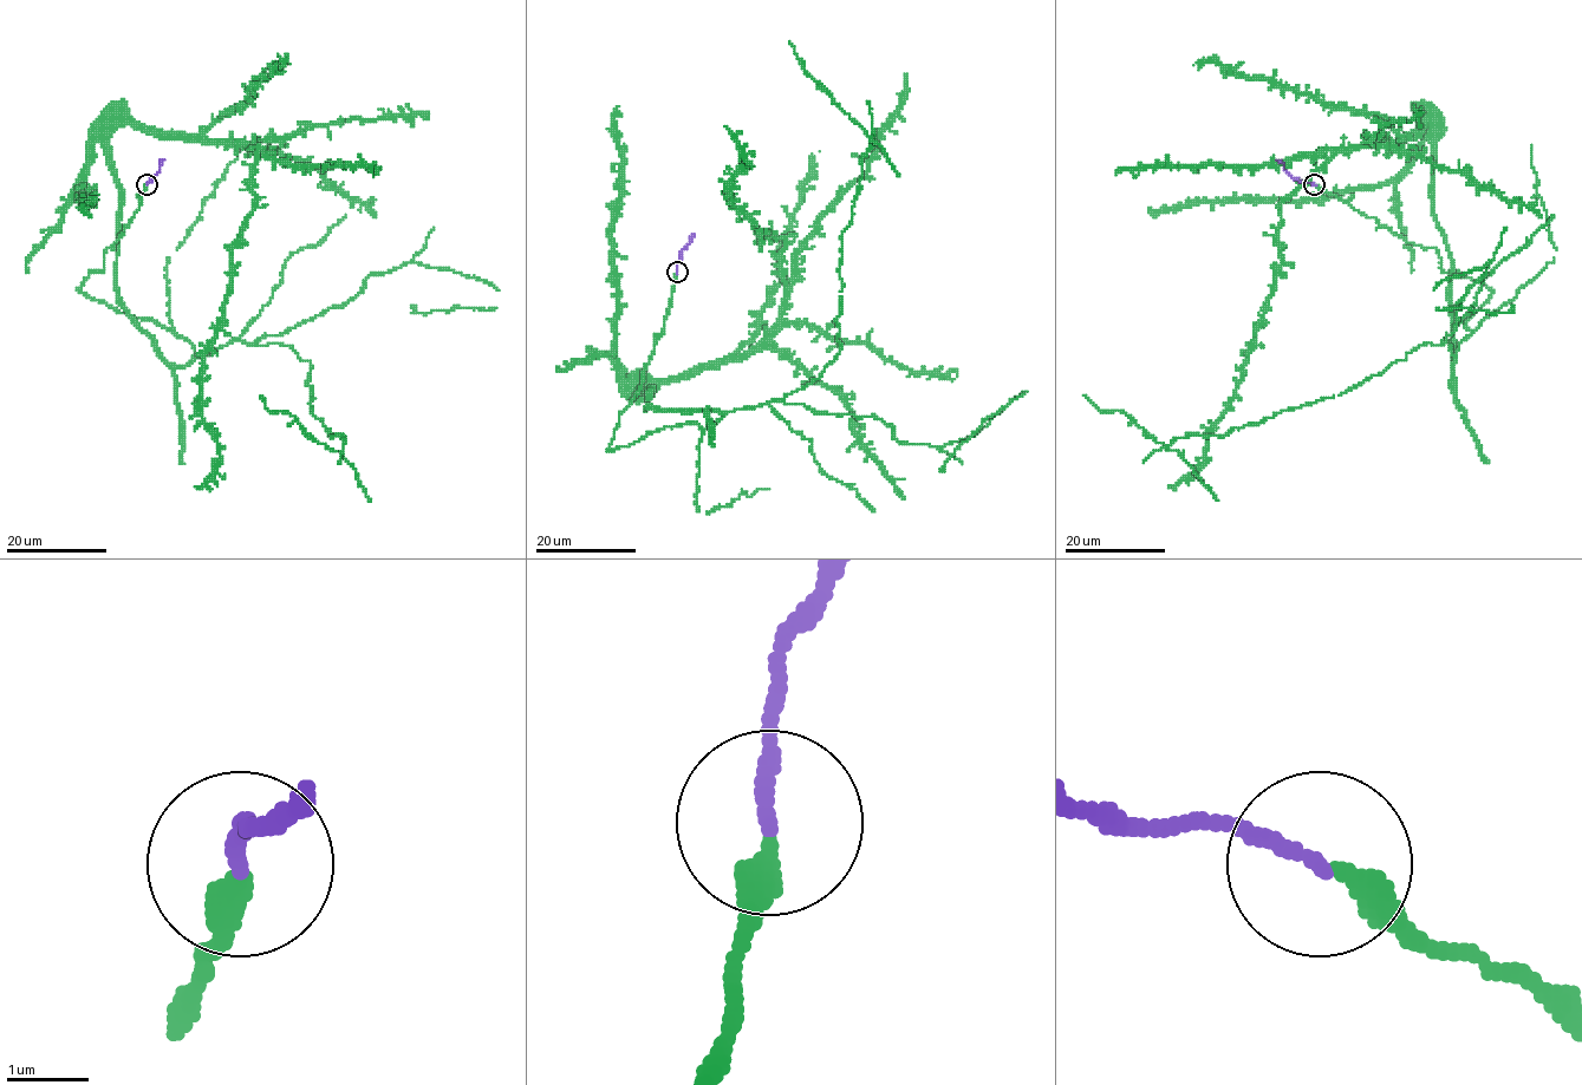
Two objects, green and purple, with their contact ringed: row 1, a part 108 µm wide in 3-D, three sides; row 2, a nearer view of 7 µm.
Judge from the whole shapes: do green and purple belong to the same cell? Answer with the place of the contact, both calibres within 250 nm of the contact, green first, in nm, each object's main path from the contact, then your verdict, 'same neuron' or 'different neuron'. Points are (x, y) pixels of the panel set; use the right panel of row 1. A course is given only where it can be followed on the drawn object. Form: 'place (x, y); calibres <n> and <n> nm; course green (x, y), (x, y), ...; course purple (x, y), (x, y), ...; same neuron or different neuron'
place (1314, 184); calibres 320 and 190 nm; course green (1315, 184), (1492, 292), (1453, 366), (1432, 136), (1335, 151), (1282, 203), (1243, 380), (1204, 462), (1169, 485); course purple (1314, 184), (1295, 180), (1275, 159); same neuron

